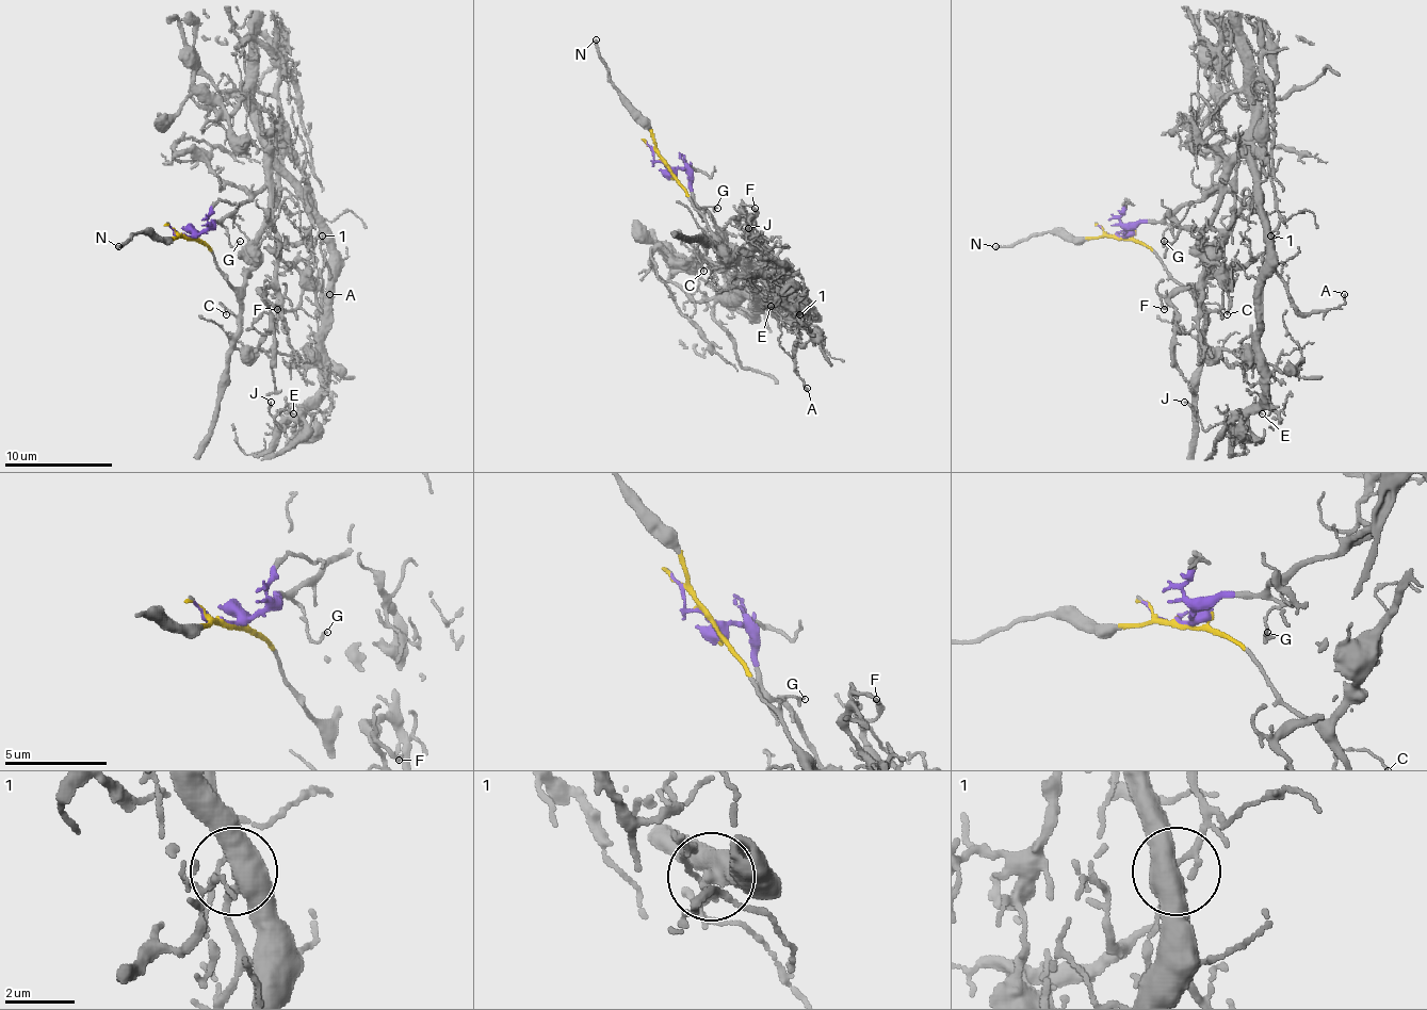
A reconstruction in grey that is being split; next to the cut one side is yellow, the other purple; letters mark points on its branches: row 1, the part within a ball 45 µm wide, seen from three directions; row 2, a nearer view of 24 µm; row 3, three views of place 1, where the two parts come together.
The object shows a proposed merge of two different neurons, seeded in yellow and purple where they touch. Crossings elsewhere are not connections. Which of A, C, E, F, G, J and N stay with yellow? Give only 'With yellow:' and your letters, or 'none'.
With yellow: C, N

